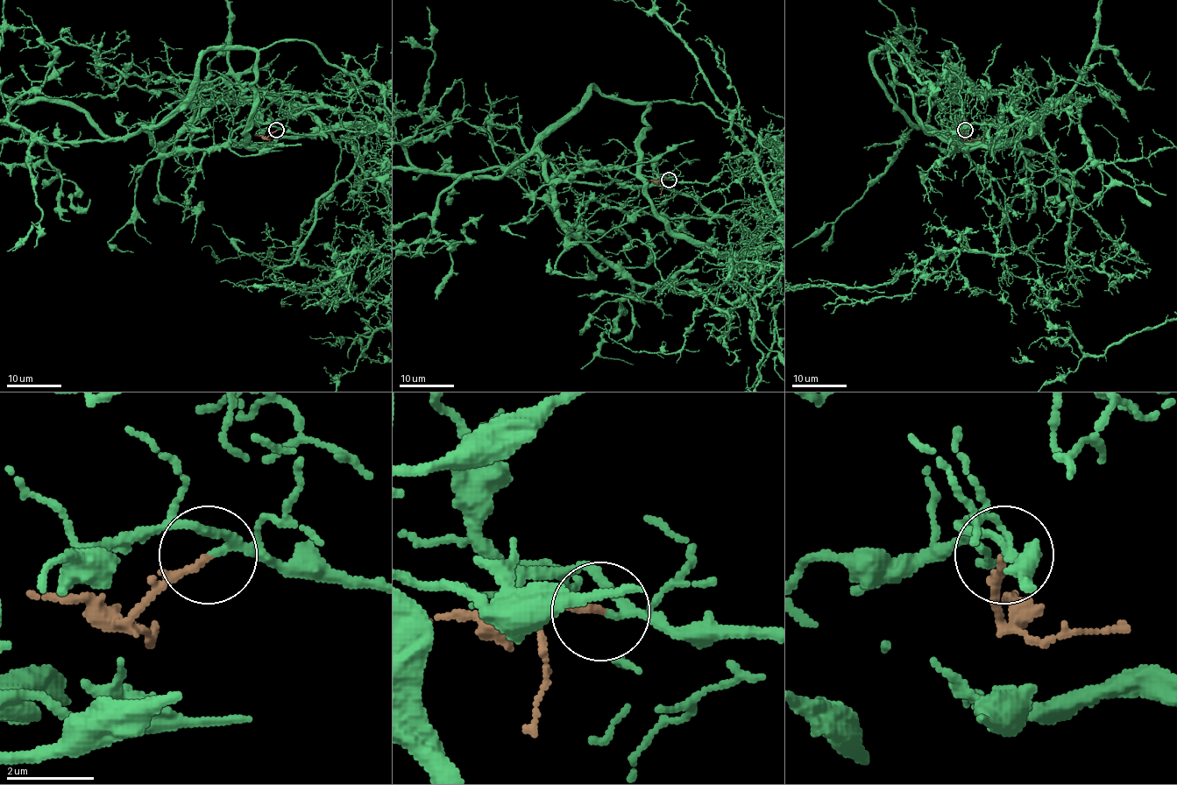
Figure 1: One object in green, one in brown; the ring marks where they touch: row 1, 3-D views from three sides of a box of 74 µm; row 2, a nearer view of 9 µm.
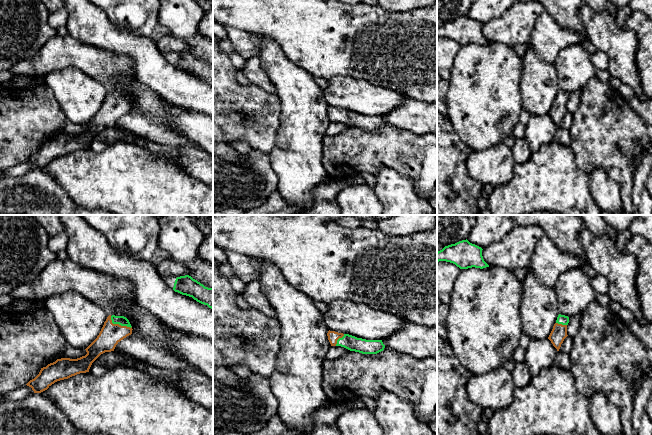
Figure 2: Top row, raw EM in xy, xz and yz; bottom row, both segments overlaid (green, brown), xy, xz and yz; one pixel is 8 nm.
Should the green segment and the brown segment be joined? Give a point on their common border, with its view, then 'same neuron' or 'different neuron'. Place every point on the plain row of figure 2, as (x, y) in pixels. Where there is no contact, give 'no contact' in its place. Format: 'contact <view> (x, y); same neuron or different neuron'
contact xy (119, 100); same neuron

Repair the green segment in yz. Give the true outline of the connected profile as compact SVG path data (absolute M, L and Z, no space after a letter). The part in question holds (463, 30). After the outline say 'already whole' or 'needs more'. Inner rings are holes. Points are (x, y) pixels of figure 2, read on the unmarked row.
M467 15L445 22L437 28L437 38L446 37L455 40L460 45L486 44L489 41L484 37L482 24L470 19Z | already whole

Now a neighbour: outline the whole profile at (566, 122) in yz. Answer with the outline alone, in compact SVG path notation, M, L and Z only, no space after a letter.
M567 112L564 115L563 119L561 120L559 127L569 130L572 123L573 123L573 114L570 112Z

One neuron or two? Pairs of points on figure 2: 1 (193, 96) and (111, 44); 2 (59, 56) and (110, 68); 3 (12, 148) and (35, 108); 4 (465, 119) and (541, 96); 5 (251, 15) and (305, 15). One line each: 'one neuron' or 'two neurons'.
1: one neuron
2: one neuron
3: one neuron
4: two neurons
5: one neuron

